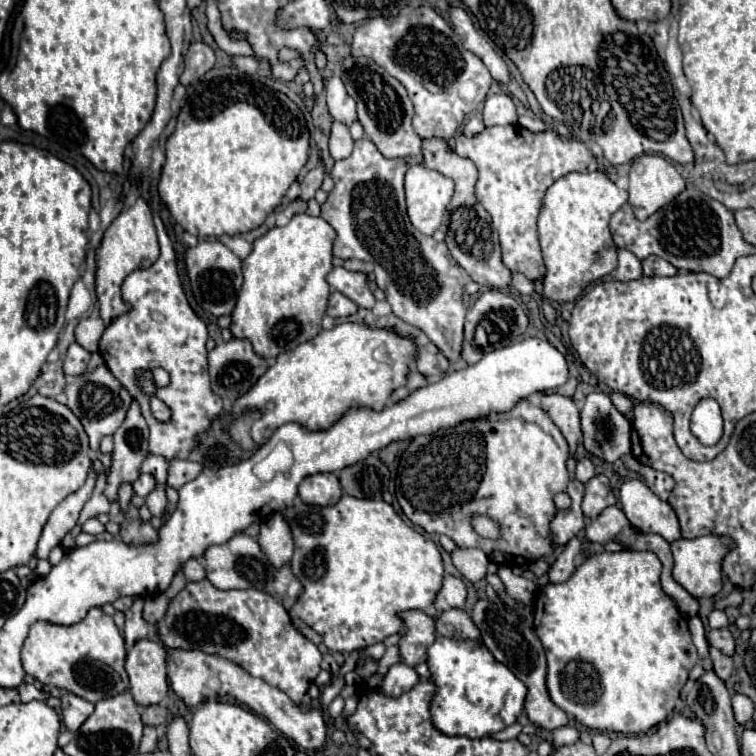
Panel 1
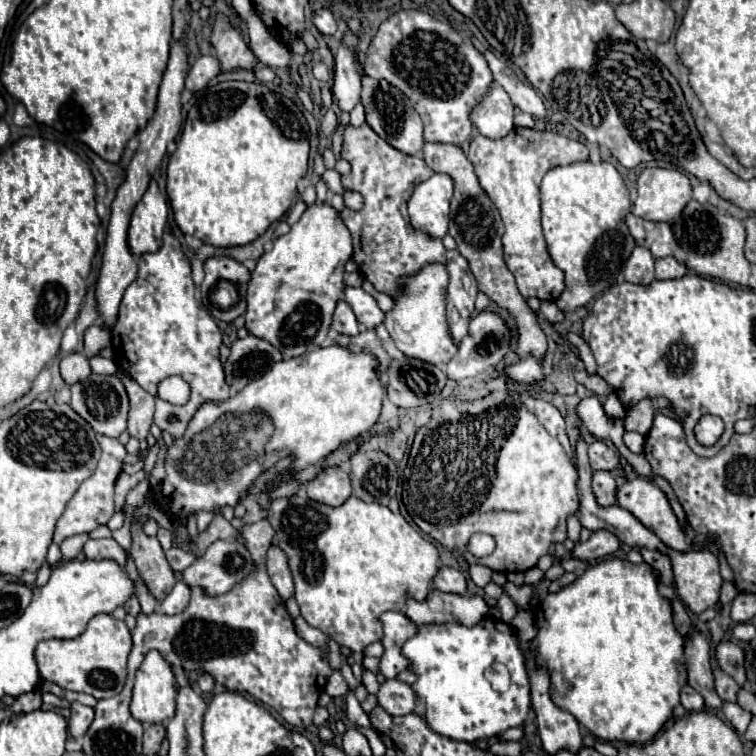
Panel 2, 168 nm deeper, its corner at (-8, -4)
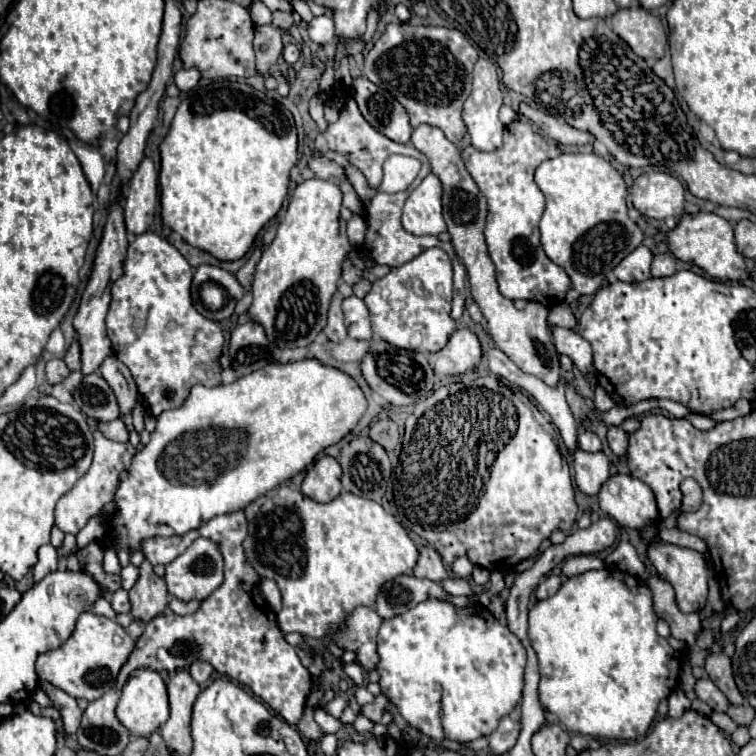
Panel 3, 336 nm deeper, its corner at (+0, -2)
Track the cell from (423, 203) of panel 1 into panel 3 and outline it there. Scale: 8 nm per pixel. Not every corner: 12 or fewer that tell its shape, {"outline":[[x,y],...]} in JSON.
{"outline":[[428,175],[406,199],[402,227],[440,235],[442,183]]}

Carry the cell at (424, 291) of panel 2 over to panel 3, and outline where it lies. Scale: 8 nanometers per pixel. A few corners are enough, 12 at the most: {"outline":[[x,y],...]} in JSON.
{"outline":[[442,249],[372,283],[372,331],[440,351],[456,329]]}

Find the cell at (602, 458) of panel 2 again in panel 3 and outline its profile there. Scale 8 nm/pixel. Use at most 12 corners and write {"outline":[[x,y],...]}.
{"outline":[[594,431],[578,435],[580,449],[596,453],[602,449]]}

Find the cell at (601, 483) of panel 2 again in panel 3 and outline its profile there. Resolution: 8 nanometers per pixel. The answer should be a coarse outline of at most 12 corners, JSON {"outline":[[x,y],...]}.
{"outline":[[574,449],[574,479],[596,495],[608,479],[610,459]]}

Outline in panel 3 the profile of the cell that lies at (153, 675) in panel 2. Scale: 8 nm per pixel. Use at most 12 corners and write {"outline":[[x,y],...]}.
{"outline":[[138,669],[122,689],[116,717],[138,737],[168,721],[166,683]]}

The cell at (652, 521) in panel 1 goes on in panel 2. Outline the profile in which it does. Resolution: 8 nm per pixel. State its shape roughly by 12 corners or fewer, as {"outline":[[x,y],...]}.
{"outline":[[646,477],[618,489],[628,509],[666,547],[690,551],[666,495]]}

